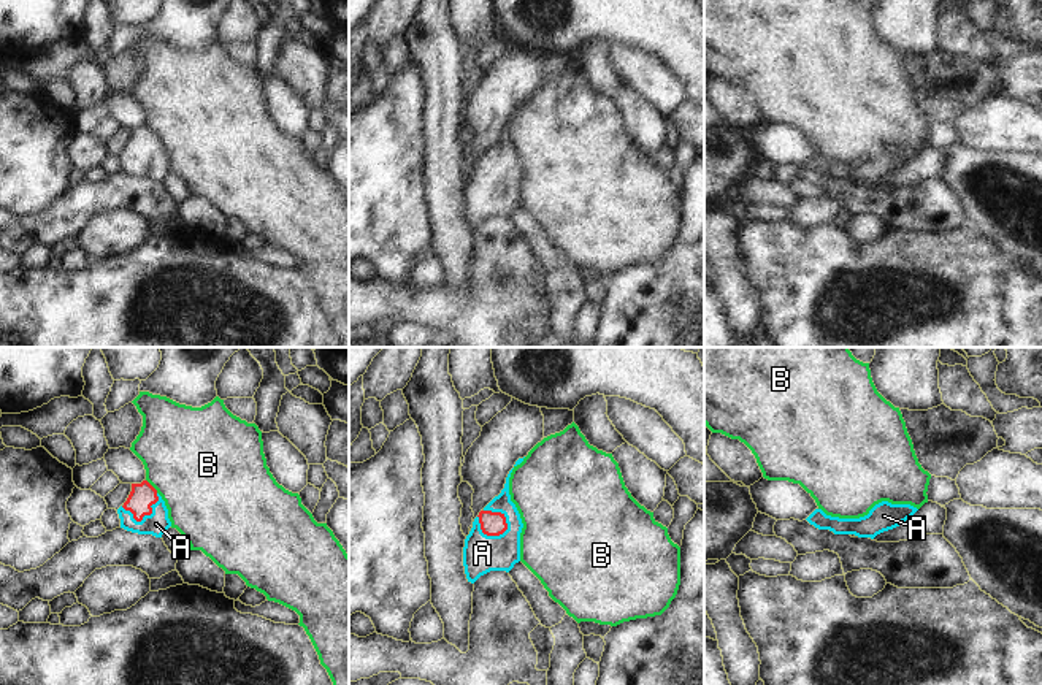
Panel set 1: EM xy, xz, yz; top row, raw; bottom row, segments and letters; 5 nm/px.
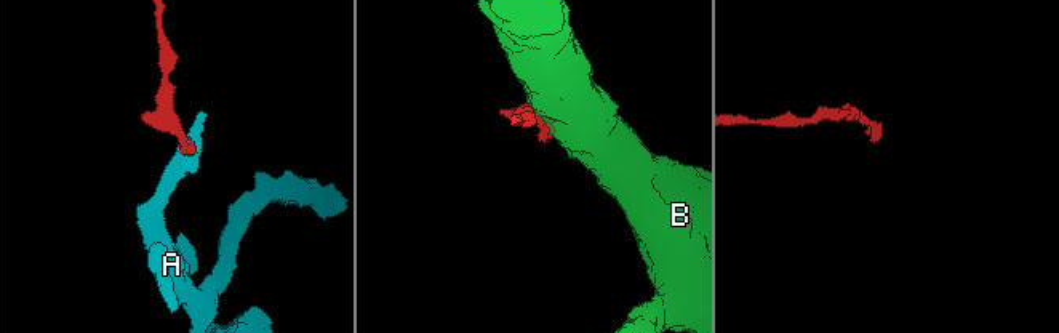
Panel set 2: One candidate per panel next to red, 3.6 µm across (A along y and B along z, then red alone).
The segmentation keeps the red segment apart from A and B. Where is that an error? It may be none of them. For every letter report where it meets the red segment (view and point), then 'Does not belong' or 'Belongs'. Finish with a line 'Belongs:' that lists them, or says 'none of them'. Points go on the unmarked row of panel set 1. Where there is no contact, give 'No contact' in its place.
A: Touches red at xz (487, 179). Belongs
B: Touches red at xy (151, 130). Does not belong
Belongs: A.

